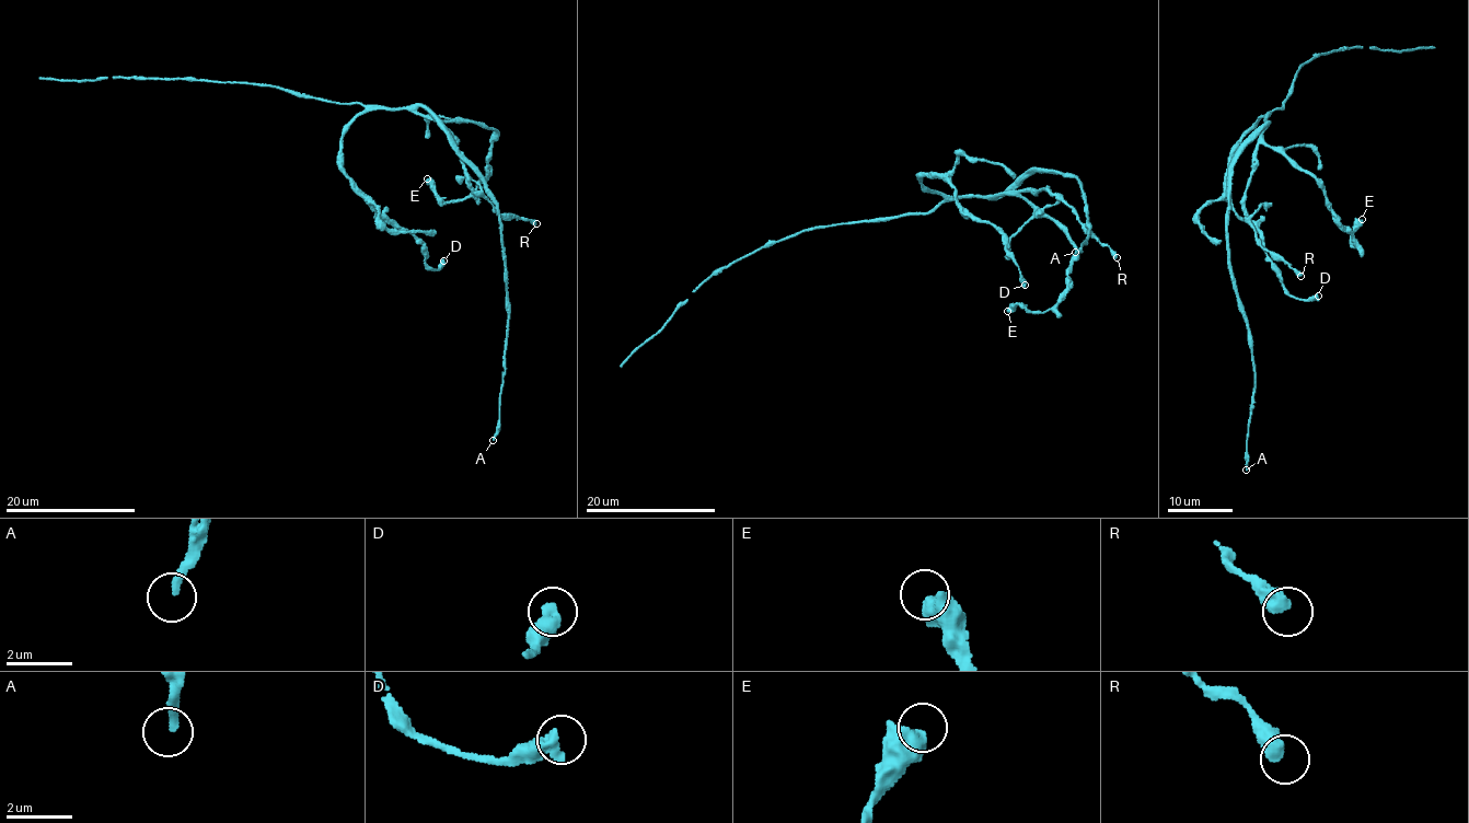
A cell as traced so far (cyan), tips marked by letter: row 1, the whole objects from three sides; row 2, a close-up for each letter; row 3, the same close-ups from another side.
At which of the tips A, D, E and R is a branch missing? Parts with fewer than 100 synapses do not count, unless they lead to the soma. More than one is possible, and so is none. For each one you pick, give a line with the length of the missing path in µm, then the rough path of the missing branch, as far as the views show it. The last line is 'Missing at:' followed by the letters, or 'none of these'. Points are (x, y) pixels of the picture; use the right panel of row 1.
Missing at: none of these

